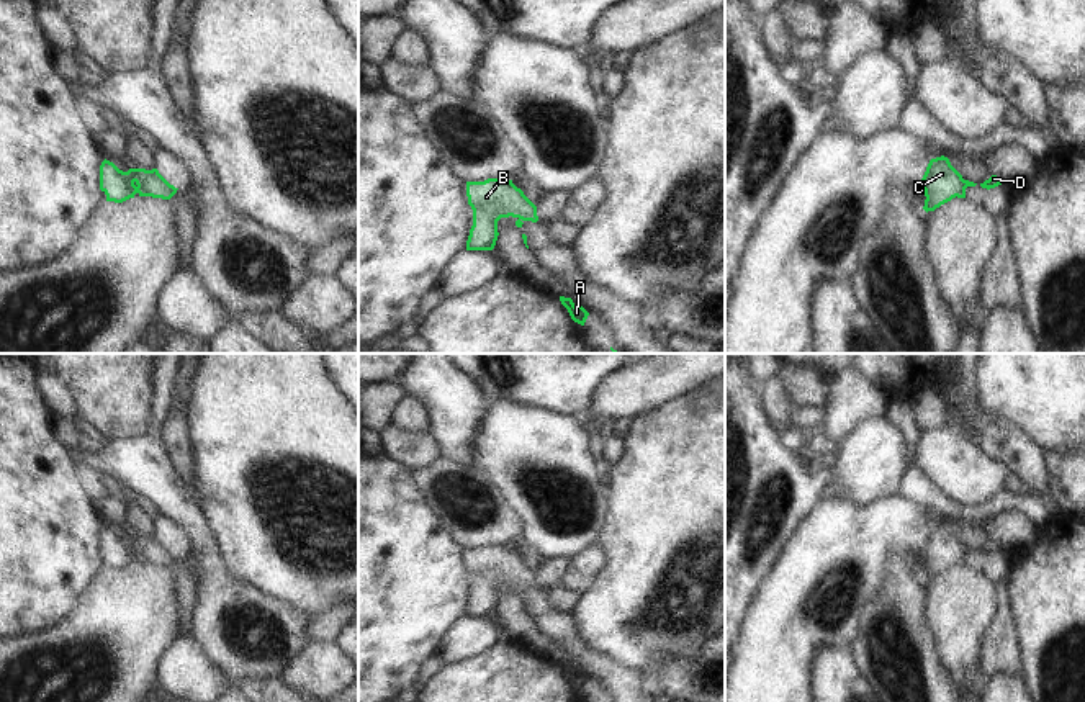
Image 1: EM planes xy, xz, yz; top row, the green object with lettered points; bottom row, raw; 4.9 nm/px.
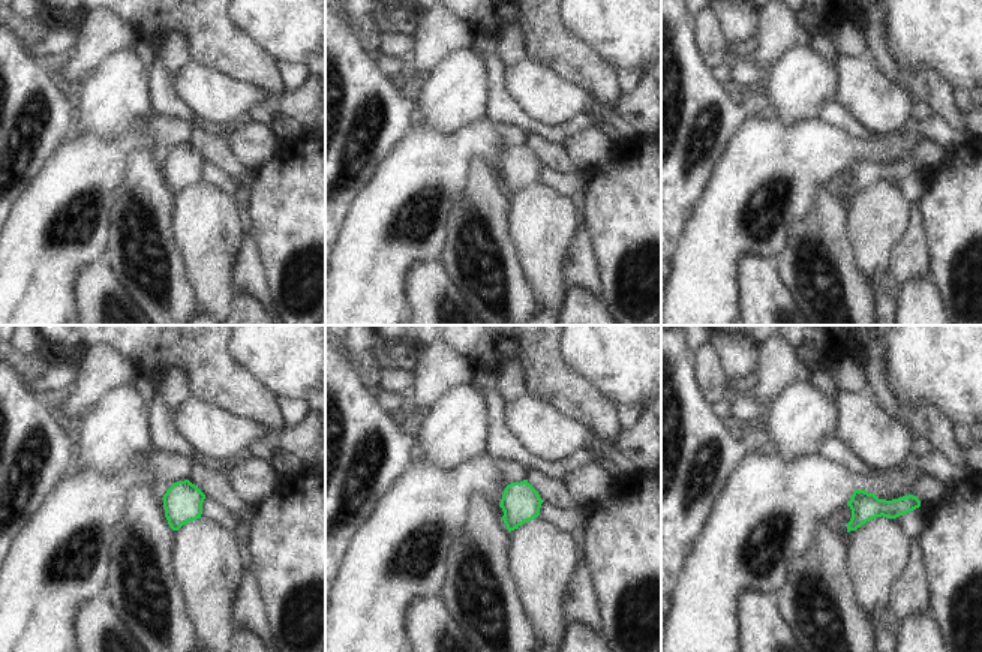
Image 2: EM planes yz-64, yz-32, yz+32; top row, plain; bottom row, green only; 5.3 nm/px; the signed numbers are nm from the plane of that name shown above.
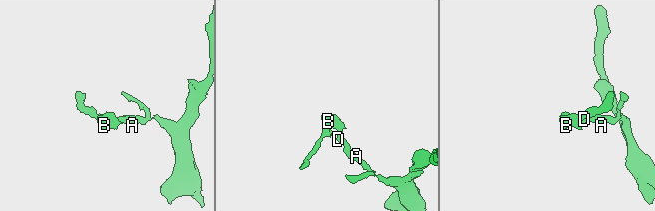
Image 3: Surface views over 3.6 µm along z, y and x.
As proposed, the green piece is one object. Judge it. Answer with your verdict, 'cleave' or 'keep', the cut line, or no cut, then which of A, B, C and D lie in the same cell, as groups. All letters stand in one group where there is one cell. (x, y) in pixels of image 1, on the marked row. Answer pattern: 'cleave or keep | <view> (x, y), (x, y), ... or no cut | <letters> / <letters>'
keep | no cut | A B C D

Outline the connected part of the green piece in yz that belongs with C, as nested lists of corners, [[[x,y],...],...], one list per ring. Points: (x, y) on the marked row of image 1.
[[[941,155],[930,160],[920,185],[926,196],[923,209],[928,213],[956,196],[966,198],[966,188],[977,183],[964,180],[949,159]]]

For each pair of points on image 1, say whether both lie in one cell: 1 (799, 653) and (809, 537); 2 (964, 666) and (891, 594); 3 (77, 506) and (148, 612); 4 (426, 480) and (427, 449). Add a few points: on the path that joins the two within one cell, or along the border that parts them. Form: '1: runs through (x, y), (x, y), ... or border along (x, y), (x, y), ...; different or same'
1: runs through (796, 624), (796, 606), (809, 586), (809, 566); same
2: border along (927, 598), (927, 625), (946, 671); different
3: border along (105, 566), (81, 598); different
4: border along (444, 457), (431, 465), (414, 468); different

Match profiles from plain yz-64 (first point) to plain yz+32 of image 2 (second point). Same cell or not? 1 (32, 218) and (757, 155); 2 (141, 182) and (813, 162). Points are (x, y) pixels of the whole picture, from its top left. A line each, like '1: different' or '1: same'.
1: same
2: different

